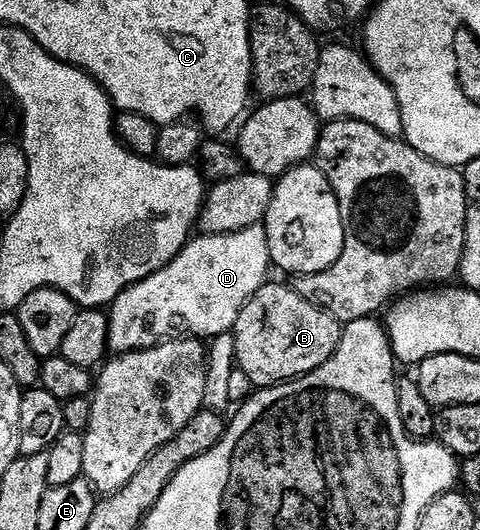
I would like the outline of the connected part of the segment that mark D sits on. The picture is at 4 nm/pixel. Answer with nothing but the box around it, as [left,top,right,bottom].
[107,224,272,355]

